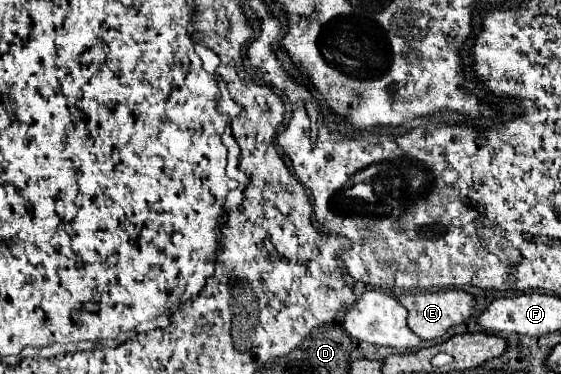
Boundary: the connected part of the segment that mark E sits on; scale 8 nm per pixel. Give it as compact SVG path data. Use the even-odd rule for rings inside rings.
M447 289L447 291L425 291L425 293L413 291L407 295L401 295L399 303L409 311L407 325L415 335L419 335L421 339L437 339L437 337L443 337L447 329L451 329L453 325L459 325L471 317L475 299L465 291Z

